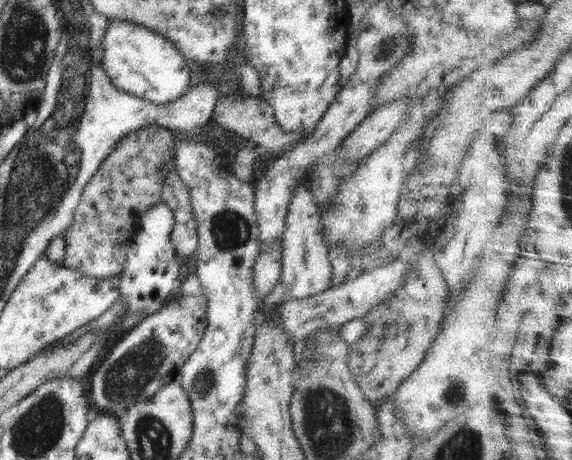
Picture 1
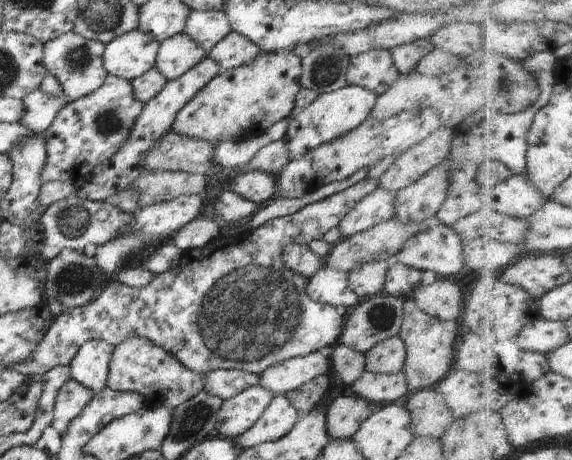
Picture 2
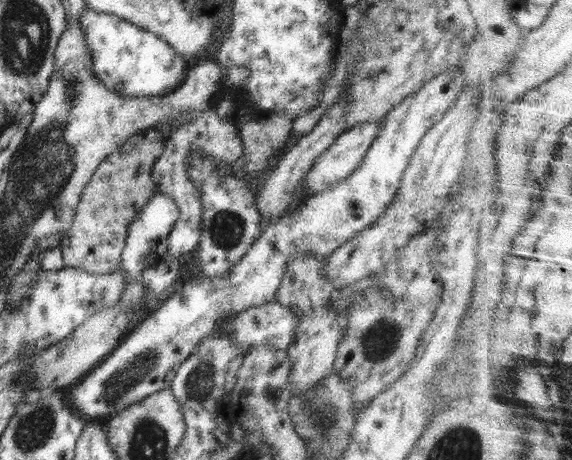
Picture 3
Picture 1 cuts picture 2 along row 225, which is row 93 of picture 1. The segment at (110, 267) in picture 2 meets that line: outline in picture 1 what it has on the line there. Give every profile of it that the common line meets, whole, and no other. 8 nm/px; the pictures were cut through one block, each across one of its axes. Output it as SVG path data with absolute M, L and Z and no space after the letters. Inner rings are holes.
M113 19L108 28L103 39L102 67L114 86L161 106L173 104L186 94L195 77L185 64L186 58L170 41L132 22Z

